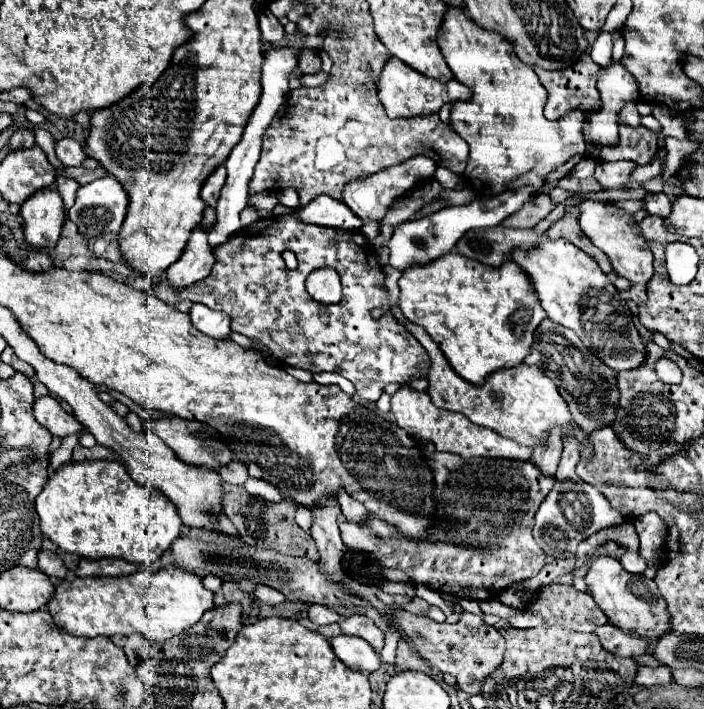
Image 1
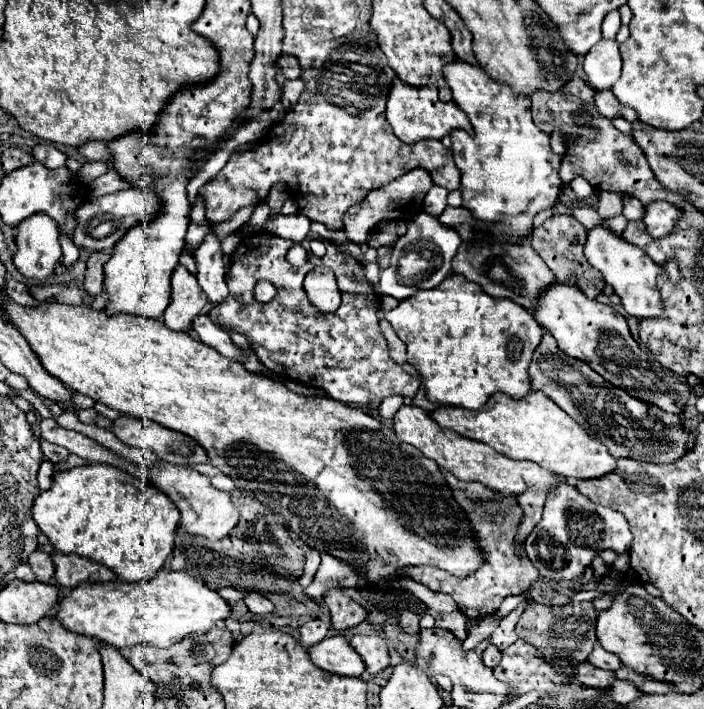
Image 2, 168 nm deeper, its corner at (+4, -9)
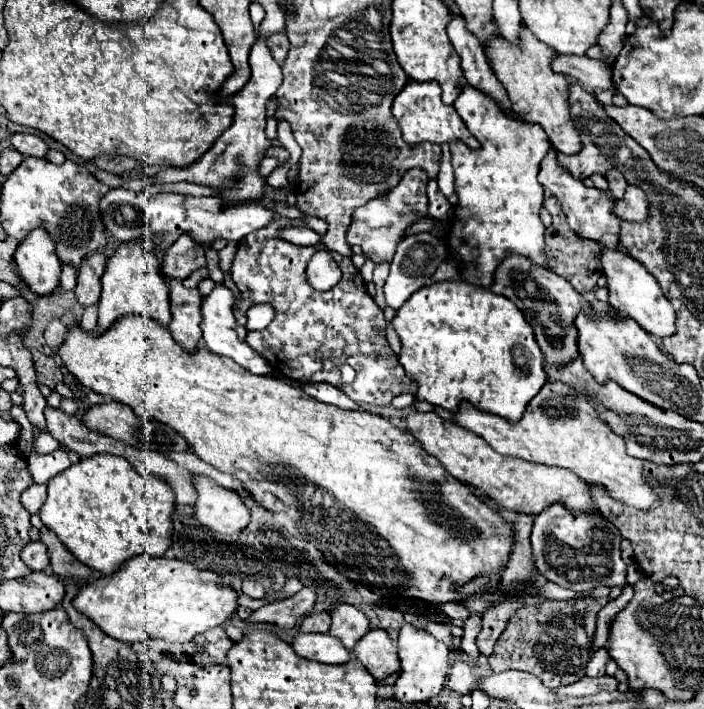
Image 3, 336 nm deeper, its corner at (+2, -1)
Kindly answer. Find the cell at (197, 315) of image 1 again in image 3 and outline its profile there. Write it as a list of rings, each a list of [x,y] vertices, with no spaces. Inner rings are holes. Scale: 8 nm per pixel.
[[[223,284],[215,286],[215,290],[203,300],[203,306],[201,306],[201,314],[203,314],[203,322],[201,322],[201,328],[203,328],[203,340],[205,340],[205,346],[207,350],[219,354],[219,356],[227,356],[231,360],[235,360],[239,366],[247,368],[249,372],[253,374],[259,374],[259,376],[267,376],[271,374],[271,366],[267,364],[267,360],[263,360],[263,356],[259,356],[247,342],[245,342],[245,334],[247,330],[243,326],[239,326],[235,322],[235,316],[233,316],[234,295],[229,288],[225,288]]]

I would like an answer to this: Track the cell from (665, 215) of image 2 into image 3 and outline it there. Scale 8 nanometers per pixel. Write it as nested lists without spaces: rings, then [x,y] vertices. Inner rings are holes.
[[[627,186],[625,196],[615,200],[615,216],[621,220],[631,220],[631,222],[643,222],[647,220],[647,198],[645,192],[637,186]]]

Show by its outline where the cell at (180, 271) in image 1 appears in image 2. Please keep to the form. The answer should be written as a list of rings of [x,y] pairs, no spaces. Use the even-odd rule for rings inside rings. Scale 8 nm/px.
[[[177,264],[171,276],[171,302],[163,316],[165,326],[171,330],[187,332],[191,328],[193,316],[201,314],[207,302],[209,300],[203,288],[197,284],[195,274],[191,274],[185,266]]]

